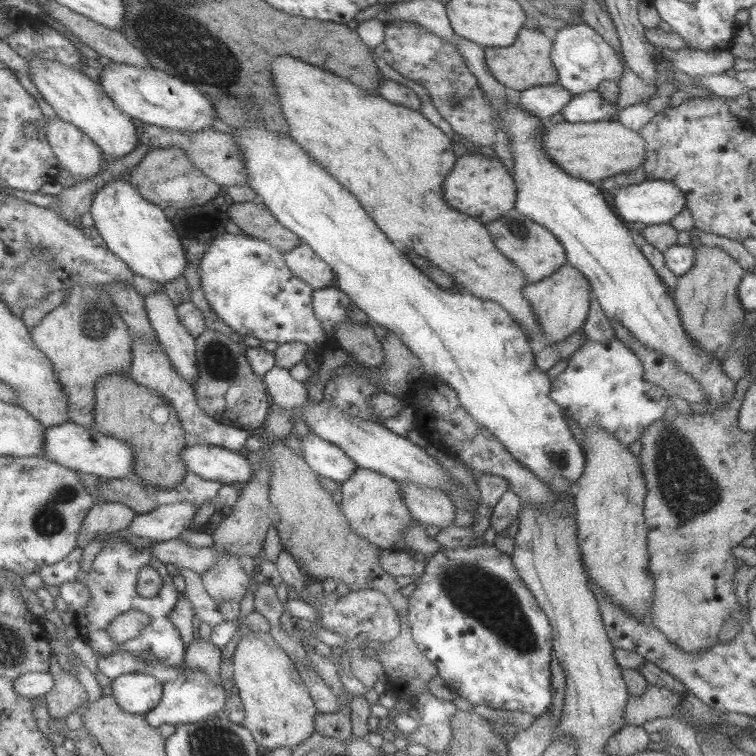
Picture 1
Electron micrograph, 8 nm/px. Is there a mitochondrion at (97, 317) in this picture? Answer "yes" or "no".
yes

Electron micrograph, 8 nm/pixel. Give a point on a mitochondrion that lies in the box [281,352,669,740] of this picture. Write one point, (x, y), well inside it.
(491, 599)

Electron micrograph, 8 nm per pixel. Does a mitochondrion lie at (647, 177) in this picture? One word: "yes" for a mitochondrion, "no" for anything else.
no

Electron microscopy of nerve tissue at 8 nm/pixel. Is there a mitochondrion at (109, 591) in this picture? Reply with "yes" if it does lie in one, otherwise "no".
yes

